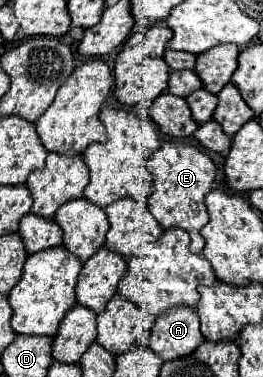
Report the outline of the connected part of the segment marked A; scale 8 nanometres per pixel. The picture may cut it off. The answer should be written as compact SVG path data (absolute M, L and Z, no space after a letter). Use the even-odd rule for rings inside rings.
M177 305L161 313L151 329L151 349L163 359L177 359L177 355L189 355L203 335L199 331L197 311L189 305Z

